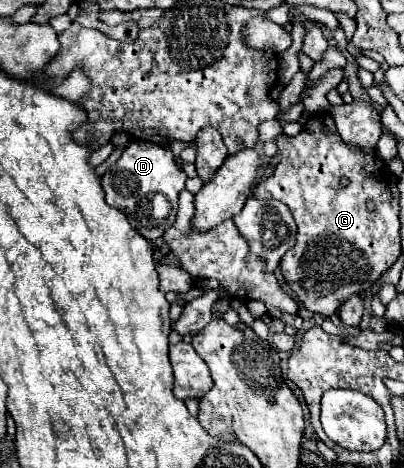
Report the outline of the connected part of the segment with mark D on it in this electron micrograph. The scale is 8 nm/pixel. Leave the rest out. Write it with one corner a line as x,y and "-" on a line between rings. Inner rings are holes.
133,142
125,148
125,152
117,160
117,164
103,174
101,184
103,184
105,196
107,196
107,204
123,210
129,216
131,226
143,238
147,238
149,242
155,242
157,238
163,236
163,232
173,224
173,220
177,216
177,196
185,188
185,180
187,180
187,176
177,168
177,164
173,160
173,152
169,148
151,144
151,142
-
155,194
163,194
171,202
171,212
165,220
155,220
155,216
153,216
151,198

